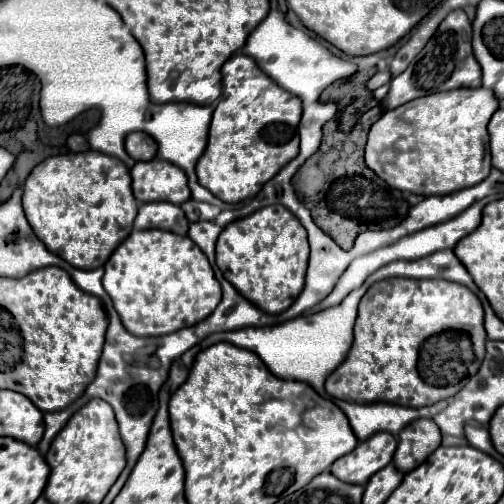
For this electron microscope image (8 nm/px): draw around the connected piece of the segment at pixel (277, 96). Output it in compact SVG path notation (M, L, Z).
M234 54L222 66L222 96L216 104L206 152L196 164L198 182L228 204L242 202L260 192L282 166L298 156L298 124L302 102L282 90L246 54Z

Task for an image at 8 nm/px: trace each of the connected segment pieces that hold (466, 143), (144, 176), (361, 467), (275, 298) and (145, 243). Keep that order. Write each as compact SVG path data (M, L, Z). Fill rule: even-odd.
M486 88L434 92L388 110L368 134L366 166L390 188L422 196L450 194L482 182L490 170L486 124L498 110L498 100Z
M164 160L136 162L132 172L132 190L138 202L172 202L182 204L190 198L186 174Z
M374 434L372 438L368 438L368 442L360 442L350 454L338 458L332 464L332 474L342 482L364 486L370 476L374 476L378 470L392 462L396 446L398 442L392 434Z
M274 204L230 222L222 230L216 244L216 264L244 298L268 314L280 314L290 308L304 288L308 250L306 228L290 210L282 204Z
M134 230L112 252L104 268L104 290L112 298L124 328L128 328L136 336L162 336L184 326L194 326L196 322L212 314L214 306L222 298L220 284L214 278L214 270L208 258L204 258L204 252L188 236L178 236L168 230Z

